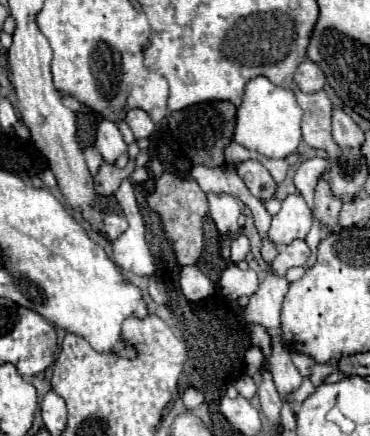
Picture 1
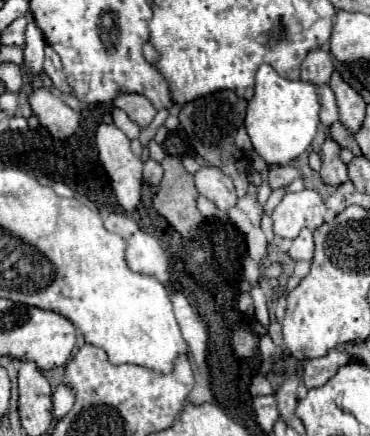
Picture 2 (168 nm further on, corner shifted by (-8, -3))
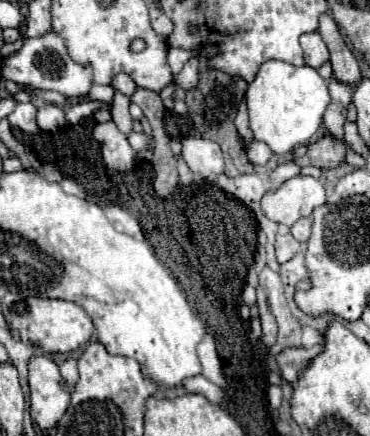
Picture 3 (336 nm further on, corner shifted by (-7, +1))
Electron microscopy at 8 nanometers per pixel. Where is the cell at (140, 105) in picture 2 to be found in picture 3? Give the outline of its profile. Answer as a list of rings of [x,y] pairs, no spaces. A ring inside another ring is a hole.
[[[125,73],[115,75],[115,81],[113,81],[111,85],[113,85],[113,89],[115,89],[115,91],[121,91],[121,93],[123,93],[123,95],[127,95],[127,97],[131,97],[131,95],[135,93],[135,89],[137,89],[135,81],[133,81],[131,77],[127,77]]]

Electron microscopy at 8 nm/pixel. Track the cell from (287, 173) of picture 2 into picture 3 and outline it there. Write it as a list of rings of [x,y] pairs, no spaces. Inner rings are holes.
[[[325,135],[323,139],[309,145],[309,151],[305,157],[293,159],[293,163],[297,163],[299,167],[307,167],[307,165],[321,167],[321,169],[337,167],[345,159],[345,151],[347,151],[345,143],[337,143],[333,137]]]

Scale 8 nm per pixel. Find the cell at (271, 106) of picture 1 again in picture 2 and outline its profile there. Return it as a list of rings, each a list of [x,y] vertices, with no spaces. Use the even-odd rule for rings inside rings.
[[[260,65],[256,73],[256,93],[248,101],[244,125],[256,153],[268,165],[288,165],[298,155],[302,155],[316,137],[320,125],[318,115],[320,115],[320,101],[316,85],[300,79],[296,81],[284,79],[270,65]]]

